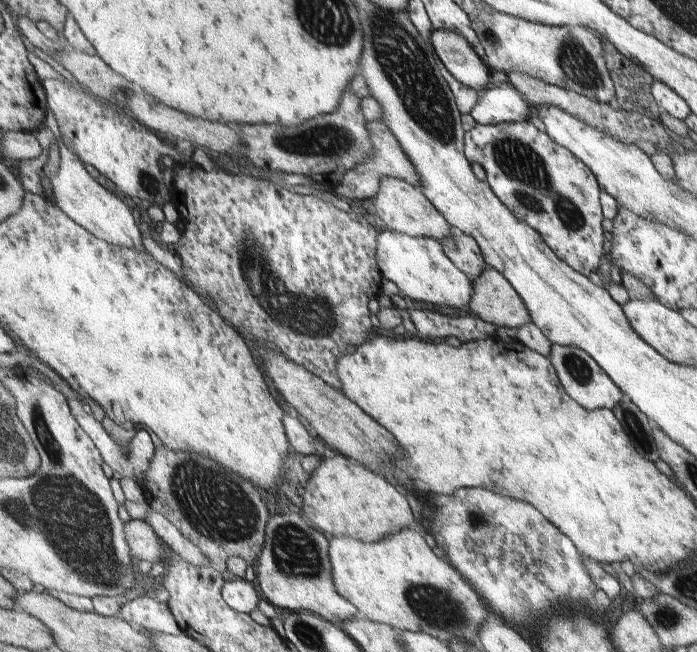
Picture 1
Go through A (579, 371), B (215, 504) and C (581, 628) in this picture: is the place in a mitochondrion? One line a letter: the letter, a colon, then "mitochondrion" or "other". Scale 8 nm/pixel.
A: mitochondrion
B: mitochondrion
C: mitochondrion

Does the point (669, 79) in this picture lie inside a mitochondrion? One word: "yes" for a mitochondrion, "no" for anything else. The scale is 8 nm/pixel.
no

